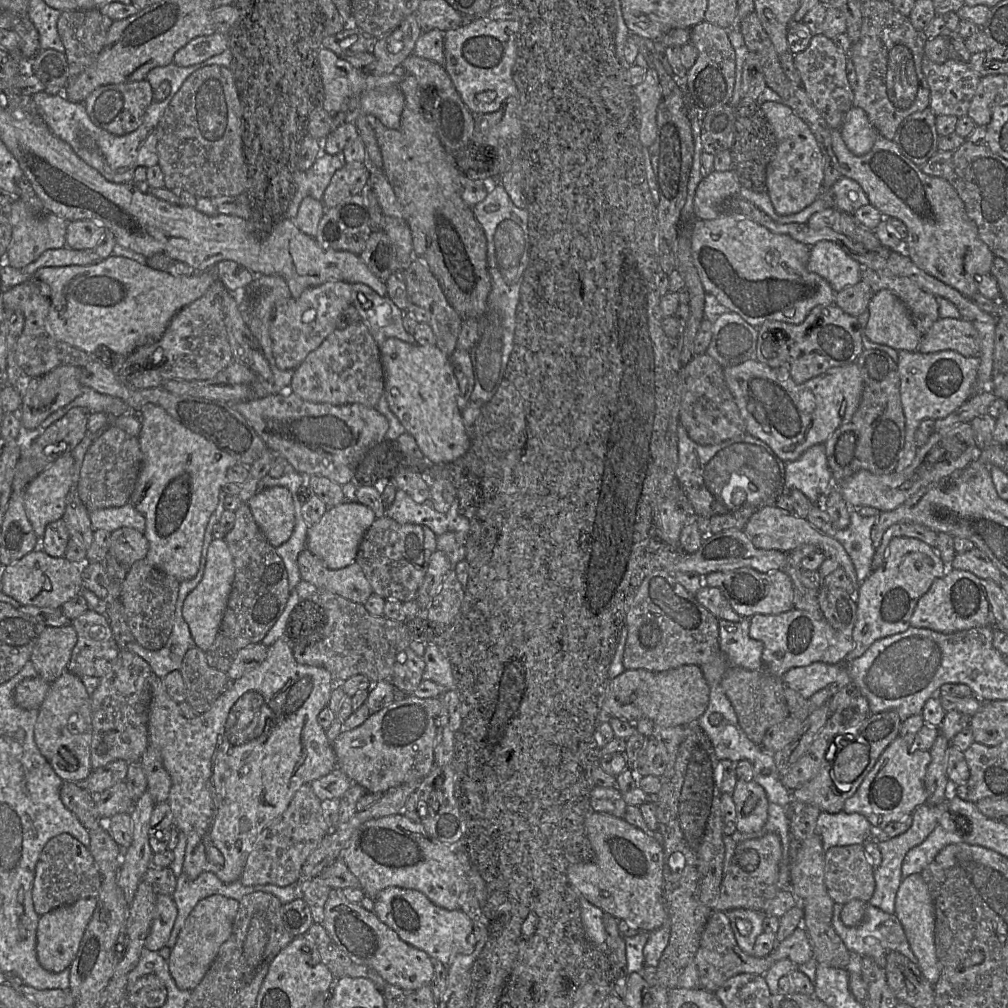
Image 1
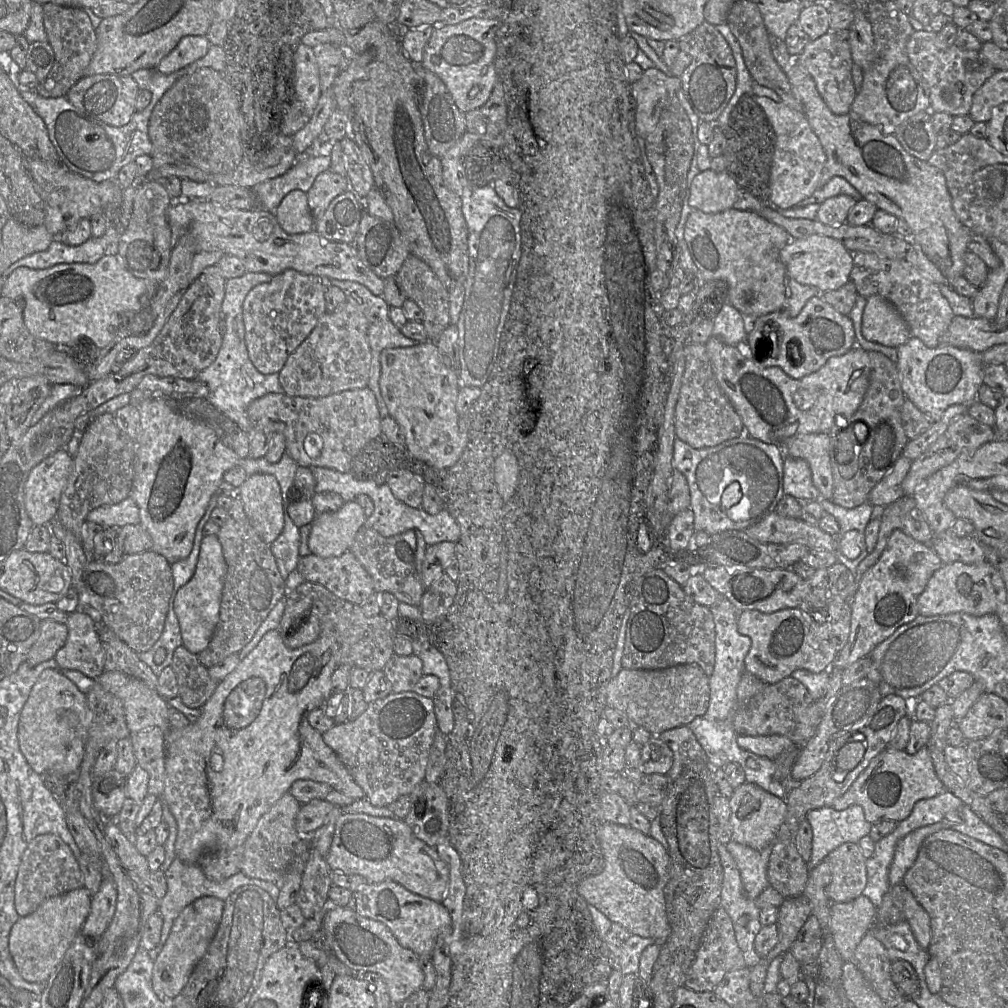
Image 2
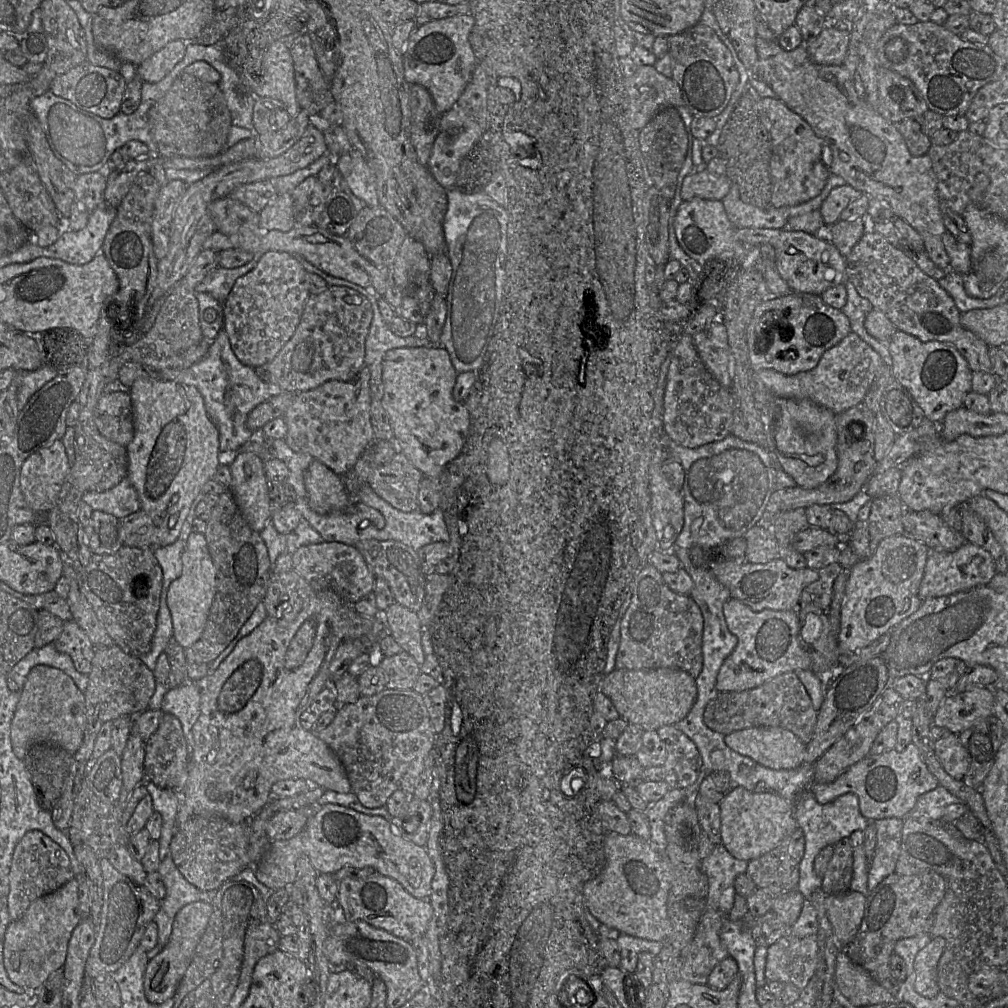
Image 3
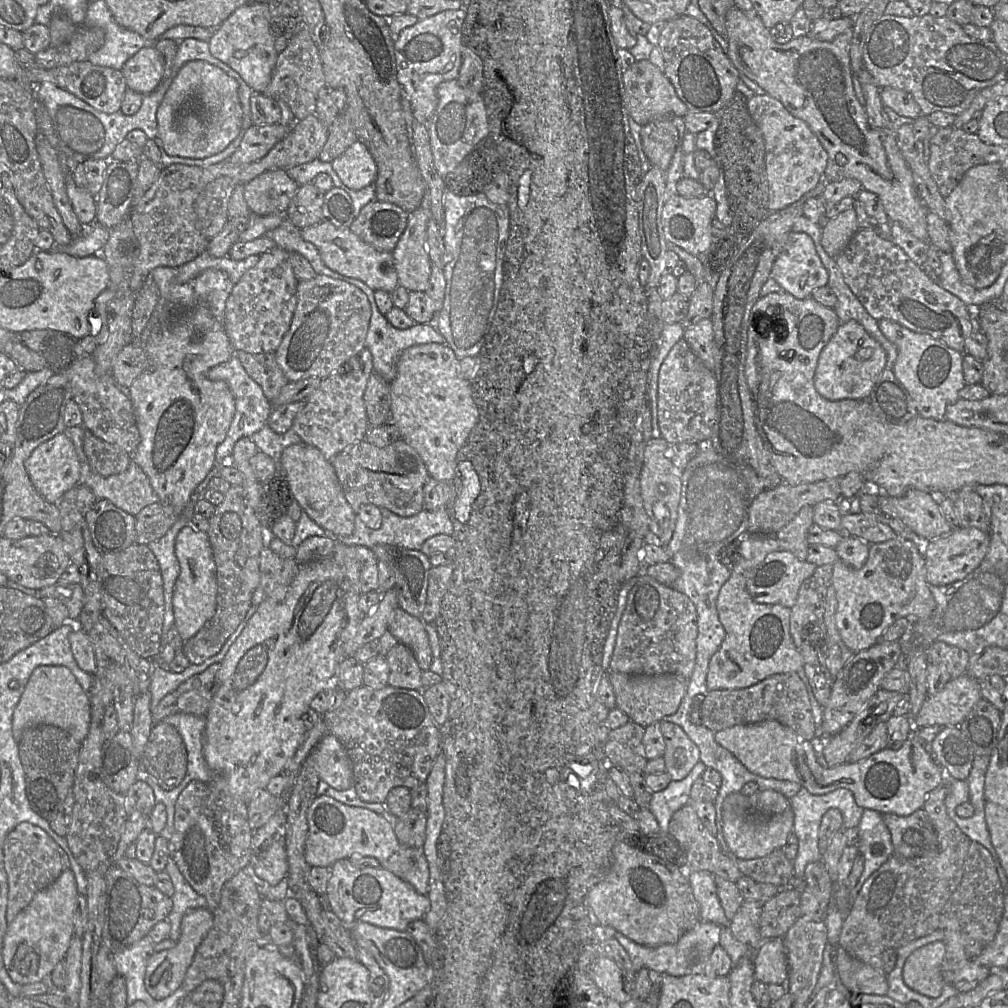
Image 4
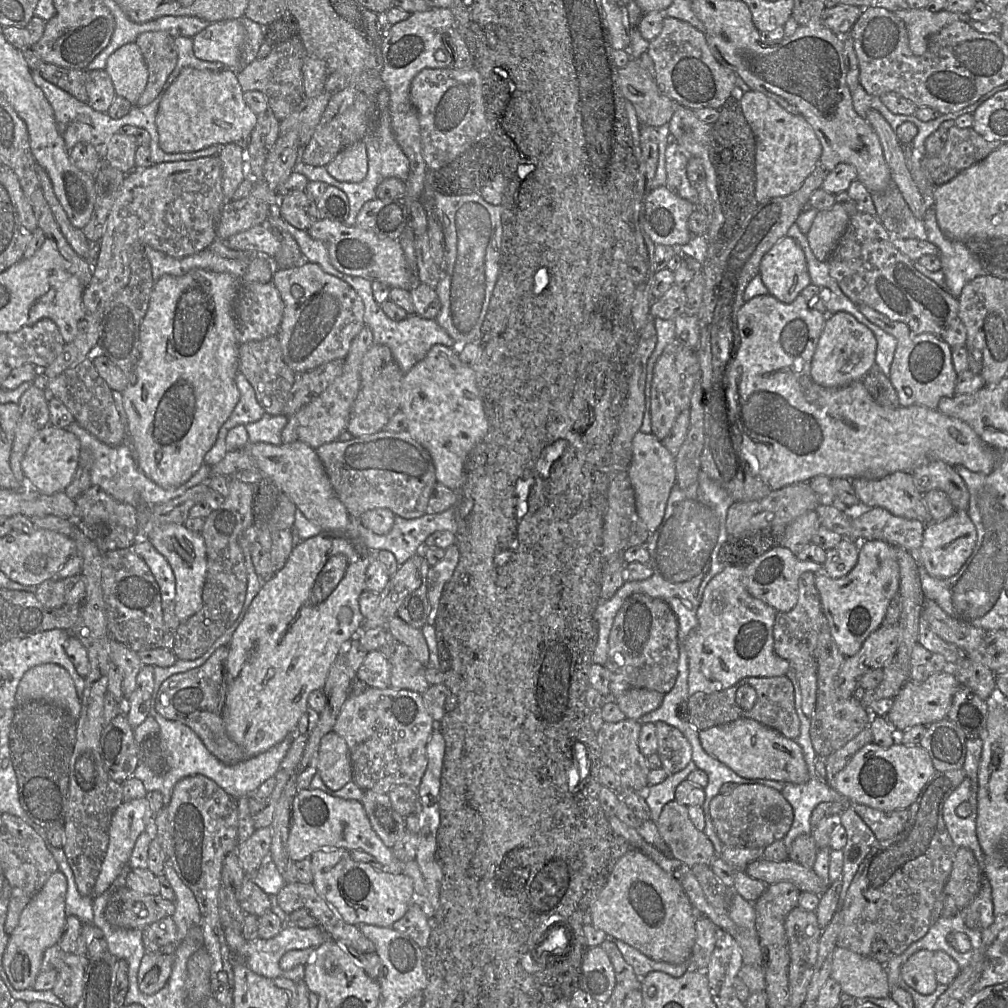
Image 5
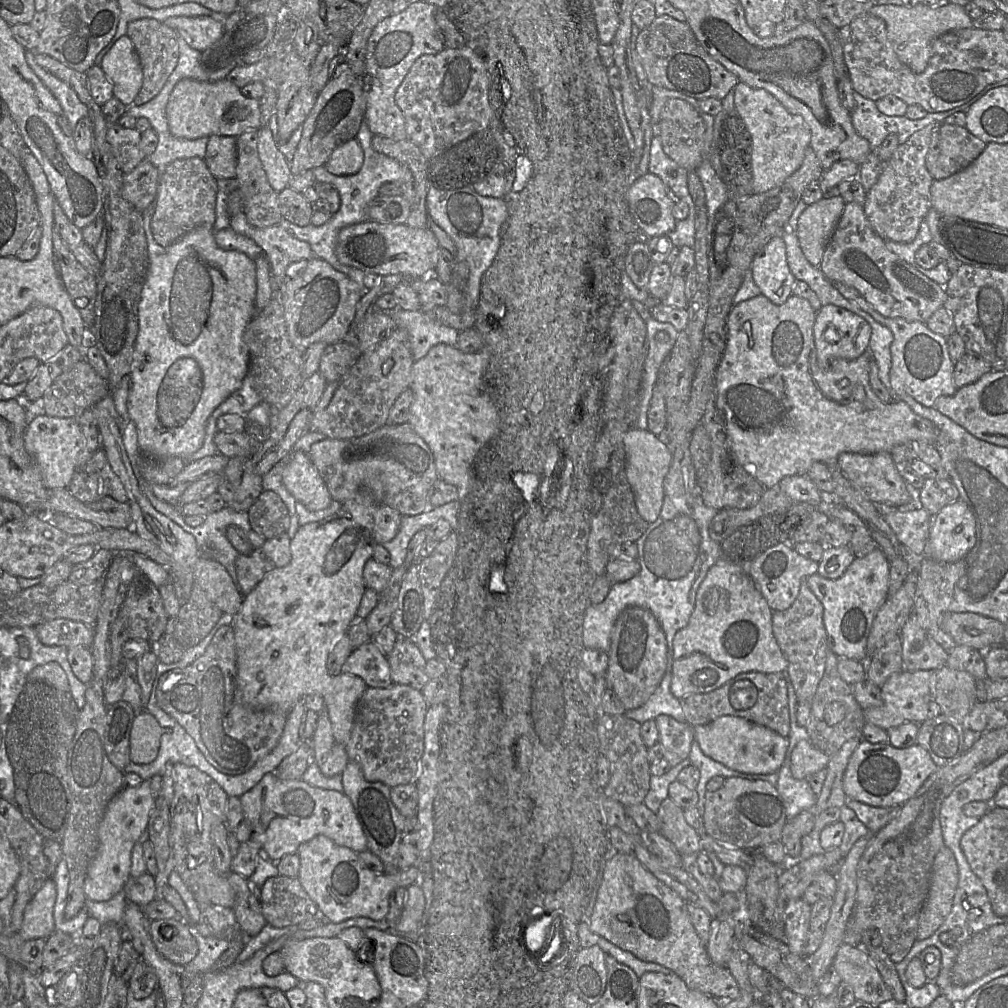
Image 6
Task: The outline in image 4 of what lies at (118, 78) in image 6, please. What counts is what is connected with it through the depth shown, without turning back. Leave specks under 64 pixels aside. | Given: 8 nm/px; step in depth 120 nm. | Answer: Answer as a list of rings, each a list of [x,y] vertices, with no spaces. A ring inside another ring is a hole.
[[[152,46],[141,48],[121,69],[128,89],[146,95],[164,80],[164,59]]]

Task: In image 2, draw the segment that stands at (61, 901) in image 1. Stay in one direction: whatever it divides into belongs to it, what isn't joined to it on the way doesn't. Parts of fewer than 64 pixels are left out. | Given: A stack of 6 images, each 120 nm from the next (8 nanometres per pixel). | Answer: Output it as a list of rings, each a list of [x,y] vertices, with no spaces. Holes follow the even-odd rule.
[[[38,835],[25,850],[15,883],[15,908],[20,917],[33,913],[47,899],[84,887],[85,878],[69,845],[59,836]]]

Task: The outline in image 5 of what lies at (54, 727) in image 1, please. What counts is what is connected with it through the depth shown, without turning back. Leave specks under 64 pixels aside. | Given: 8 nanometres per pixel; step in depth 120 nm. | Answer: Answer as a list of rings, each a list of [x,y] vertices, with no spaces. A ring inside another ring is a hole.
[[[41,664],[26,671],[18,685],[16,698],[19,704],[30,701],[54,704],[68,711],[76,720],[79,719],[81,712],[81,699],[71,675],[65,668],[57,664]]]

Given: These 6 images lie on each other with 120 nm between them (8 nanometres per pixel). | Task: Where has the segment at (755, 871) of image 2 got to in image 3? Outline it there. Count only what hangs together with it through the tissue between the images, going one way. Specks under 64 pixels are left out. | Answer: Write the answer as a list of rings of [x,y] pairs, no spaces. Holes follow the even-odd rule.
[[[716,845],[712,853],[702,860],[701,870],[707,876],[709,882],[709,893],[706,910],[719,910],[728,917],[733,905],[736,890],[734,882],[739,874],[746,873],[748,862],[735,858],[728,852],[724,845]]]

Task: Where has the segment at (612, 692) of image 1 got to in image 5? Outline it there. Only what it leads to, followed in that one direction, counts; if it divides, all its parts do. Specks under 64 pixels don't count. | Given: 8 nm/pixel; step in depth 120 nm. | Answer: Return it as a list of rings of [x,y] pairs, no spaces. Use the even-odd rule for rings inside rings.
[[[631,688],[616,697],[615,702],[626,718],[639,721],[643,715],[661,705],[664,695],[653,690]]]

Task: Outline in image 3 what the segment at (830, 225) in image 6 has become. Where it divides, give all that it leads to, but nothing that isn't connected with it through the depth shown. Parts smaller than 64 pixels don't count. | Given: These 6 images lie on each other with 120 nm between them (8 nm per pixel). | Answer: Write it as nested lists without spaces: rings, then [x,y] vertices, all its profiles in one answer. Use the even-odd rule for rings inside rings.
[[[867,214],[855,220],[839,220],[828,226],[827,240],[834,244],[844,257],[847,257],[864,235],[865,221],[869,220],[870,216]]]

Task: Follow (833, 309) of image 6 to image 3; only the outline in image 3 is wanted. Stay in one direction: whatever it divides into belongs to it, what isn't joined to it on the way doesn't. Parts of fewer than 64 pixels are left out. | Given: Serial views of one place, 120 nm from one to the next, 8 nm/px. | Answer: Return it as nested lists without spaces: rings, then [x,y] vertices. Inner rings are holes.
[[[854,332],[836,346],[825,351],[818,365],[811,371],[785,375],[774,370],[753,373],[754,399],[760,411],[775,399],[810,400],[838,415],[862,402],[871,386],[880,377],[885,365],[881,356]]]

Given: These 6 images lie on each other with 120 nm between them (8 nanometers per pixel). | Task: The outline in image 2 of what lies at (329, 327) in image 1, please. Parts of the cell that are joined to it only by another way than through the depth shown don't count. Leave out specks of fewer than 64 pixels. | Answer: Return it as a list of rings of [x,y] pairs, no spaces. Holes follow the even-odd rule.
[[[287,269],[273,275],[271,281],[254,287],[243,304],[245,342],[254,366],[263,374],[279,373],[289,357],[308,339],[319,318],[326,313],[325,294],[334,284],[326,276],[308,275],[294,269]]]

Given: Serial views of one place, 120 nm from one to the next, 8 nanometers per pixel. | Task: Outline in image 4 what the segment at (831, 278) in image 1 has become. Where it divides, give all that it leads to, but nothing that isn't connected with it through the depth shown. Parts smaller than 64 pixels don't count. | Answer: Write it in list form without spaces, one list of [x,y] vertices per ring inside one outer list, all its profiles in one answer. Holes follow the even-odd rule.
[[[790,231],[774,261],[771,278],[796,299],[811,297],[814,290],[827,286],[829,274],[813,239],[806,233]]]

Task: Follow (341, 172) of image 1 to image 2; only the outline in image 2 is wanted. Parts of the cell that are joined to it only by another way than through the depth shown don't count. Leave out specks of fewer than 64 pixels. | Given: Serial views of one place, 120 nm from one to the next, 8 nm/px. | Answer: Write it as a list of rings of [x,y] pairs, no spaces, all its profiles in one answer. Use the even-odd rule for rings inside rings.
[[[331,170],[320,173],[306,193],[314,218],[321,217],[335,198],[349,190],[350,185],[346,175],[337,174]]]

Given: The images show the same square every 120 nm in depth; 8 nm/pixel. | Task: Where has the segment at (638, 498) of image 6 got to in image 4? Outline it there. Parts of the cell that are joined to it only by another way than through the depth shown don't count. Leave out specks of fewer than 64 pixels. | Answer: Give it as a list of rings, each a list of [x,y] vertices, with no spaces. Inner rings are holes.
[[[652,438],[644,450],[641,471],[641,493],[644,509],[649,517],[651,535],[658,537],[662,546],[670,542],[675,530],[681,498],[682,481],[670,459],[670,444],[661,438]]]

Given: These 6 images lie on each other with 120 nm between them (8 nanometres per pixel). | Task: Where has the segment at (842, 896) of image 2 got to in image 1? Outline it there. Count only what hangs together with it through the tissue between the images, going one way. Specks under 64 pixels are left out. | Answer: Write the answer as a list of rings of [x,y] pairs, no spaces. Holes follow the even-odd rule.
[[[863,844],[833,846],[825,851],[824,874],[834,904],[852,900],[869,904],[875,891],[874,867]]]

